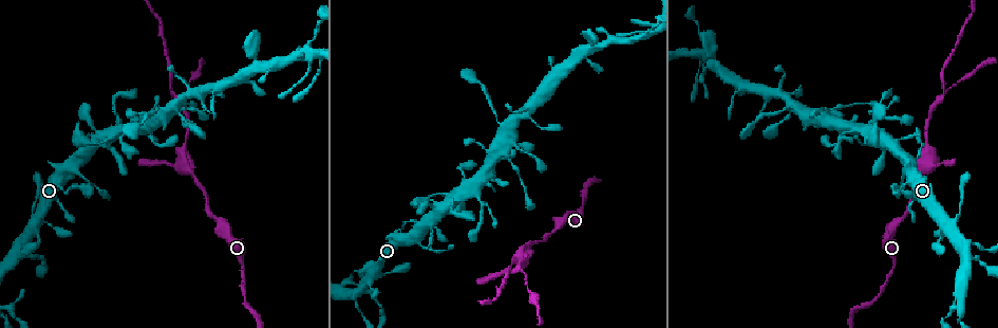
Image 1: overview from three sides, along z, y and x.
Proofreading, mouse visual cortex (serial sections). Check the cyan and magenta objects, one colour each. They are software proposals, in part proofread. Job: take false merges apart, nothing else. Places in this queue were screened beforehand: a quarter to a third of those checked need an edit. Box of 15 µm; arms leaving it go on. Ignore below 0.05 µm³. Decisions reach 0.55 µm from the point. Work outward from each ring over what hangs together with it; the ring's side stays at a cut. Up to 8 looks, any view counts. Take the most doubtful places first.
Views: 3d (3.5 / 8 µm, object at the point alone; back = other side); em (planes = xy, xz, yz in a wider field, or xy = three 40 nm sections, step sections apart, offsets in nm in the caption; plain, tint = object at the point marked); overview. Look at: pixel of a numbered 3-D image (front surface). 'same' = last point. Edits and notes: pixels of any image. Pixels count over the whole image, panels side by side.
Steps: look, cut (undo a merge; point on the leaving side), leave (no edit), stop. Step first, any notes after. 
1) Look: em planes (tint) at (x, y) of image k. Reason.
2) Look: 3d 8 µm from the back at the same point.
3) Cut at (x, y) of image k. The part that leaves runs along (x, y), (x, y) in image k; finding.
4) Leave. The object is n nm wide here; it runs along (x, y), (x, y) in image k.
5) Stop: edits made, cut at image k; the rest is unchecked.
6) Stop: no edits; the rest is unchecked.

Look: 3d 8 µm at (932, 166) of image 1. Arms part here.

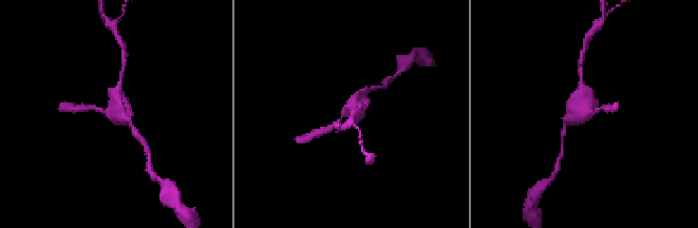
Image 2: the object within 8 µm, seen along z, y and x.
Look: 3d 3.5 µm at (347, 114) of image 2. Closer look.

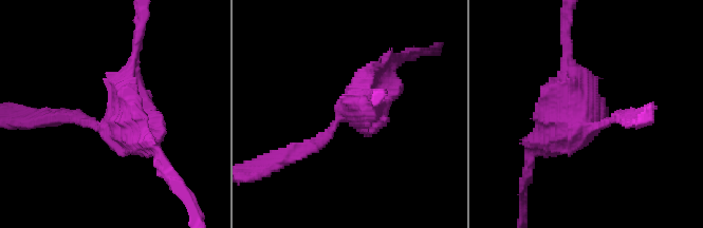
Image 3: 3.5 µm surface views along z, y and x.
Look: em xy step 2 (tint) at (585, 127) of image 3.

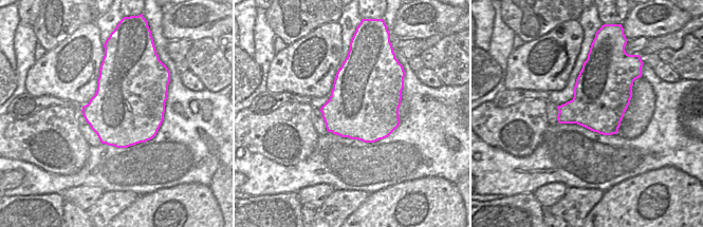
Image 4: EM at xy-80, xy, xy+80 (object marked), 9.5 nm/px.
Leave. It runs along (531, 156), (583, 114), (569, 56) in image 3; continuous, no second cell.

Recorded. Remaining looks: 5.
Look: 3d 8 µm at (175, 97) of image 1.

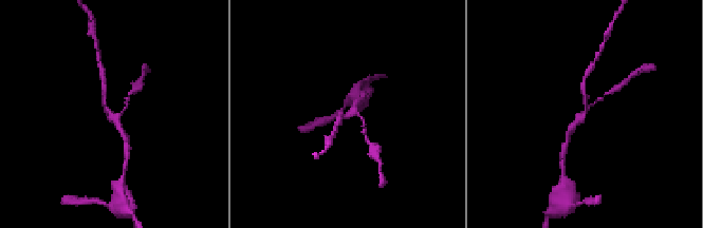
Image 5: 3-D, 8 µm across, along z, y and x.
Look: em xy step 3 (tint) at (350, 113) of image 5.

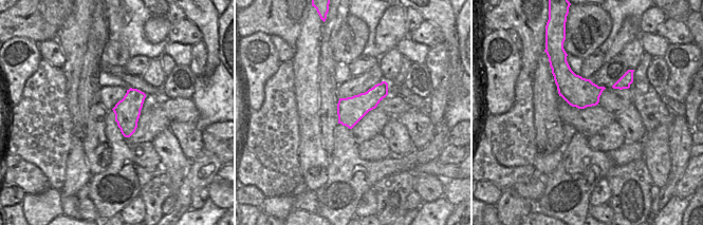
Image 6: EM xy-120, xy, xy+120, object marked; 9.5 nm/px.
Leave. The arms are 100, 200, 200 nm wide; it runs along (126, 143), (105, 108), (104, 93) in image 5; one cell here.

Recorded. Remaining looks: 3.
Look: 3d 3.5 µm at (89, 183) of image 1. Sharp bend.

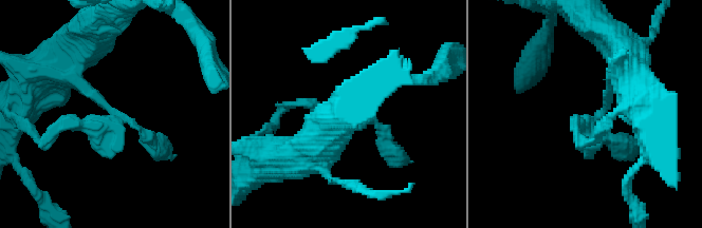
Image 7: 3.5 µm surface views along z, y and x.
Look: em xy step 1 (plain) at (114, 117) of image 7.

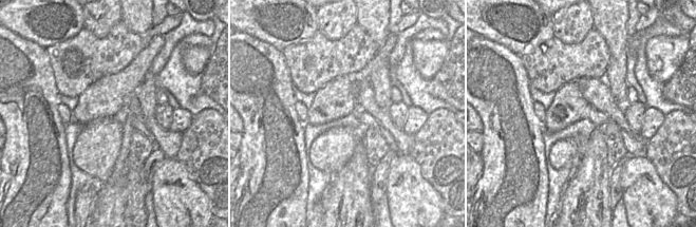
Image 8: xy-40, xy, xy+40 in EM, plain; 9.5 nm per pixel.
Look: em xy step 1 (tint) at the same point.

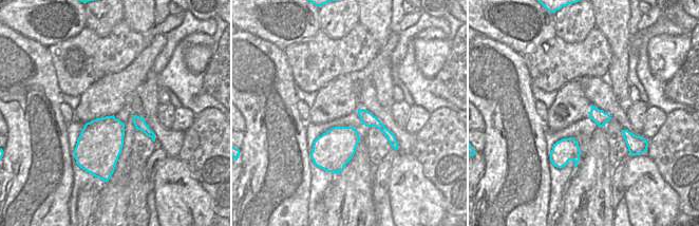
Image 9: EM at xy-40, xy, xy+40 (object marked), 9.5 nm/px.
Leave. It runs along (70, 75), (118, 114), (103, 156) in image 7; all the same cell.

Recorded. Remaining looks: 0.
Stop: no edits; the rest is unchecked.

